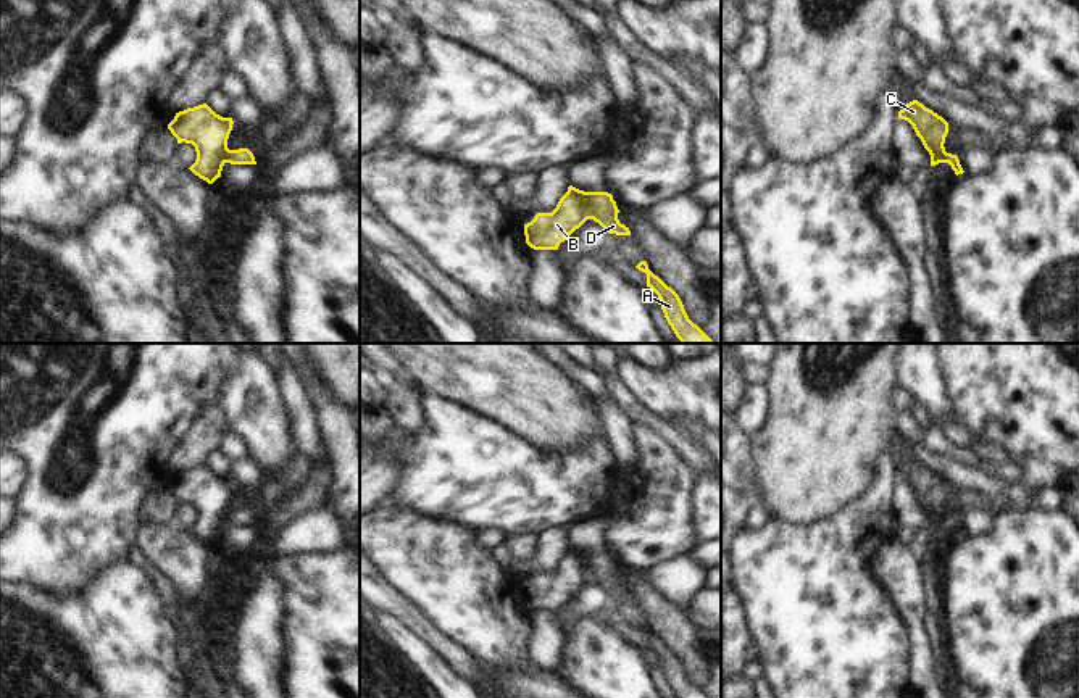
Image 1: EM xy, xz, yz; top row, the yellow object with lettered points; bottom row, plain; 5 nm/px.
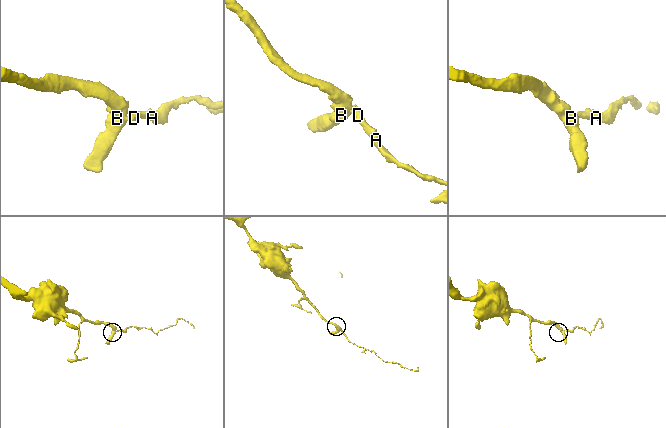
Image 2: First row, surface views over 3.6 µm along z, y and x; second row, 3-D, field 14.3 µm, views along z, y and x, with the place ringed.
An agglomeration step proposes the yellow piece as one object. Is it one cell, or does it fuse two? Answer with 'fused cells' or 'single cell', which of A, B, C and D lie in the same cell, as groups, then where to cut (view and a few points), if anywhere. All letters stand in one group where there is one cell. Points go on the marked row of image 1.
fused cells; A D / B C; cut in xz along (586, 192), (586, 213), (589, 218)

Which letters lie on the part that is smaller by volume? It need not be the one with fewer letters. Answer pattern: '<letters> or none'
A, D

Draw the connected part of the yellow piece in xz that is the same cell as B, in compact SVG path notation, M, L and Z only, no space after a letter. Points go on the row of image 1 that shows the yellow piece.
M569 185L552 213L537 213L524 224L526 243L534 250L558 250L589 219L585 197L587 192Z

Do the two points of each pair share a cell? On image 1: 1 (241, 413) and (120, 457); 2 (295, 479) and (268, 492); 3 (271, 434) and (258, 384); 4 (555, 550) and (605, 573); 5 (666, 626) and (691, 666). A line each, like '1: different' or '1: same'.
1: different
2: same
3: same
4: different
5: same

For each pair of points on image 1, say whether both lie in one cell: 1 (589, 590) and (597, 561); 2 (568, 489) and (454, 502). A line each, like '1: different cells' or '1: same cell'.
1: different cells
2: same cell

